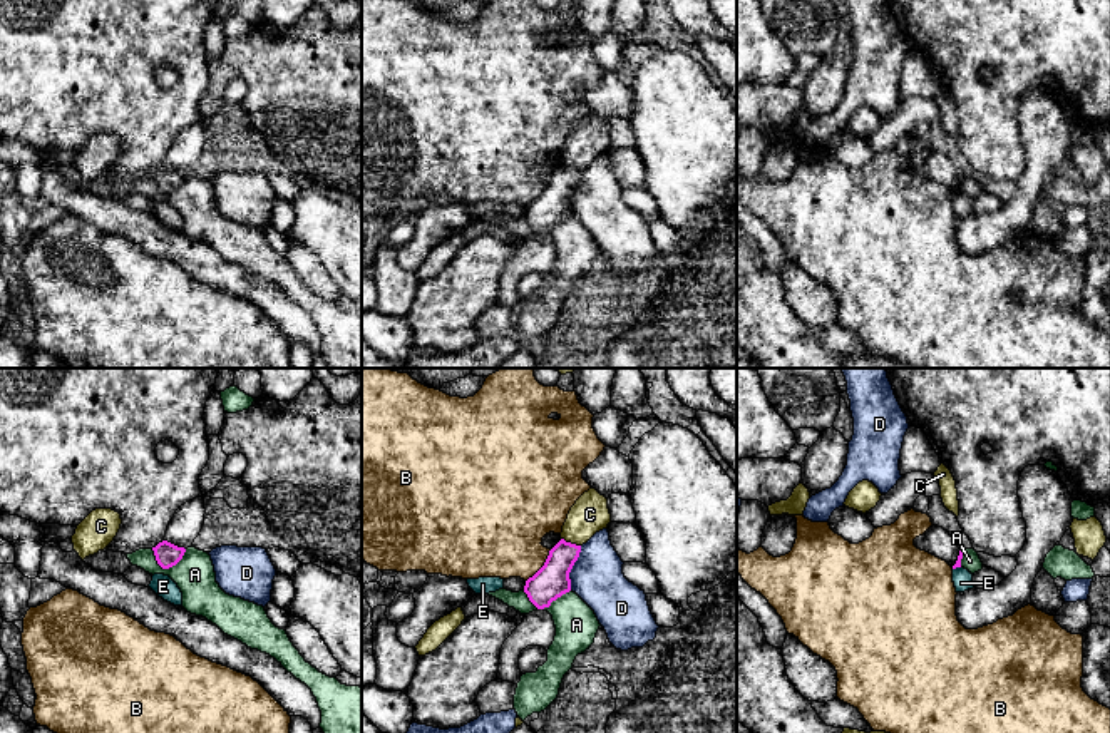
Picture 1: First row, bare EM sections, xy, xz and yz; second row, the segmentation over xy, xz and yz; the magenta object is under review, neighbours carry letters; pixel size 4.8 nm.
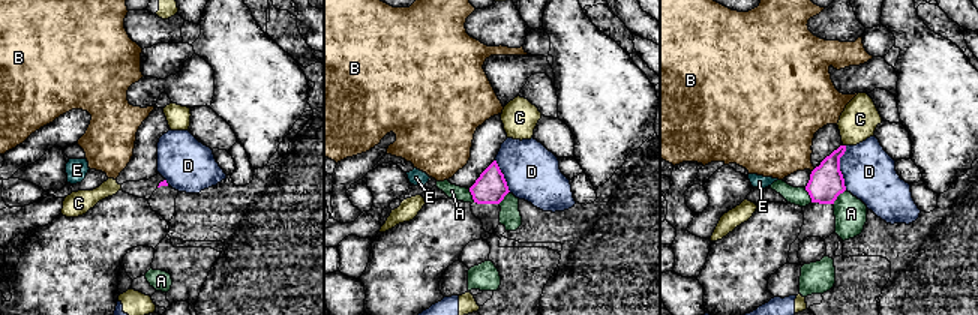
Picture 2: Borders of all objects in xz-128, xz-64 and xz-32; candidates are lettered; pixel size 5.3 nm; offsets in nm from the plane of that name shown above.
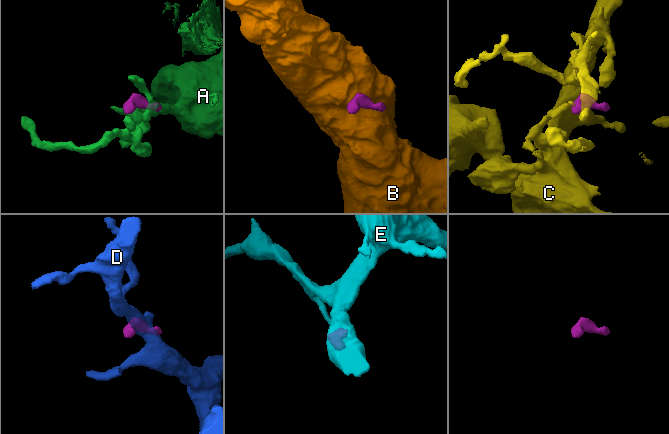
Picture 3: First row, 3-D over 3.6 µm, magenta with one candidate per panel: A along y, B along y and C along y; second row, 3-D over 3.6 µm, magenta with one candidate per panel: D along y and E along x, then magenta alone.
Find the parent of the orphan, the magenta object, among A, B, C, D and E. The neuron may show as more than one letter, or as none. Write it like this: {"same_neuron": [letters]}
{"same_neuron": []}

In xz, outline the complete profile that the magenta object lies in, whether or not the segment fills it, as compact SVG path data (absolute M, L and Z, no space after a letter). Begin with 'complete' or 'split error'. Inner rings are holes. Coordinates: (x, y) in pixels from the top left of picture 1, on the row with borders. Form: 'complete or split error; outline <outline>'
split error; outline M561 539L551 551L544 566L526 581L524 592L537 607L524 614L522 623L512 631L501 648L497 678L517 684L521 681L519 654L527 646L546 651L554 641L556 626L546 611L552 601L571 591L569 572L578 561L581 546Z

